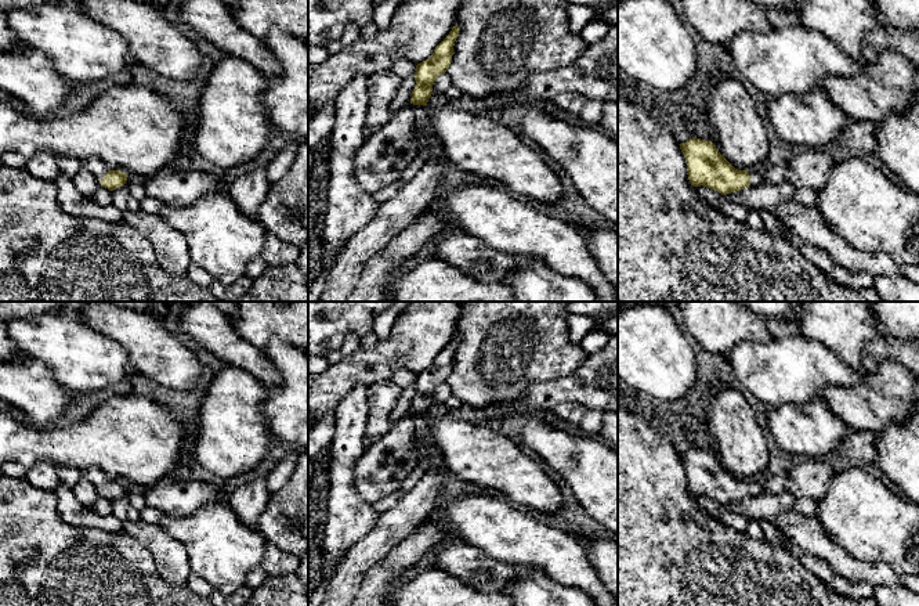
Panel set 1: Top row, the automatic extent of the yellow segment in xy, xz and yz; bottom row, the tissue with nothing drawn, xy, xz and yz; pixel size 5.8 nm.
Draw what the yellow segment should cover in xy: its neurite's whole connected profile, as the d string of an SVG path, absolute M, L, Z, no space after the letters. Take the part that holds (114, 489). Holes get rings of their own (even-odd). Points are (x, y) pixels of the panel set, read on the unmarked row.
M88 468L82 470L82 476L87 477L93 486L109 501L113 501L127 491L127 484L120 480L109 480L100 468Z

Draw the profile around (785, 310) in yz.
M737 302L764 318L797 321L797 302Z

